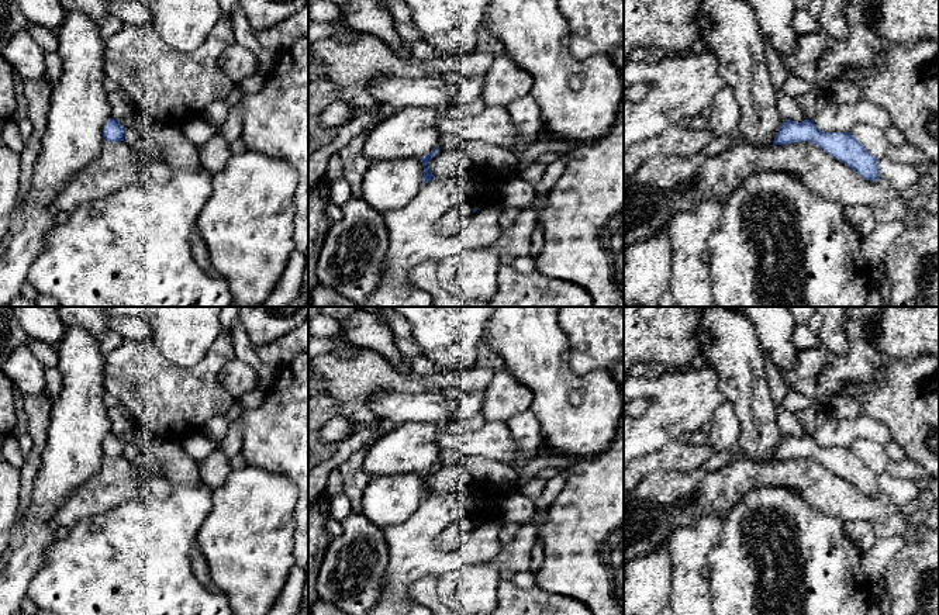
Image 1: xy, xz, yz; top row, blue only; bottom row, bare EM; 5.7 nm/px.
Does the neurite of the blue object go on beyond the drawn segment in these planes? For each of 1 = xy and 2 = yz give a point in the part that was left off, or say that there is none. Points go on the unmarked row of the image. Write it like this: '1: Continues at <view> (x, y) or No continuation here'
1: No continuation here
2: No continuation here

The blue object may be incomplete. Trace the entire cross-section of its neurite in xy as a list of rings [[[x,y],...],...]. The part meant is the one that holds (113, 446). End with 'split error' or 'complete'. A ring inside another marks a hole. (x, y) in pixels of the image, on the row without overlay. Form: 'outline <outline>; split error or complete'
outline [[[110,433],[103,443],[104,457],[121,457],[124,456],[124,442],[118,435]]]; complete

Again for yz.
outline [[[783,435],[771,462],[812,457],[863,494],[877,497],[880,487],[874,473],[850,448],[822,448],[814,435],[802,438]]]; complete

